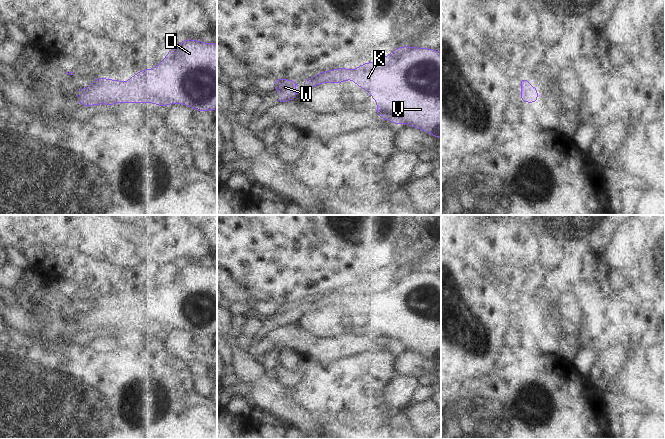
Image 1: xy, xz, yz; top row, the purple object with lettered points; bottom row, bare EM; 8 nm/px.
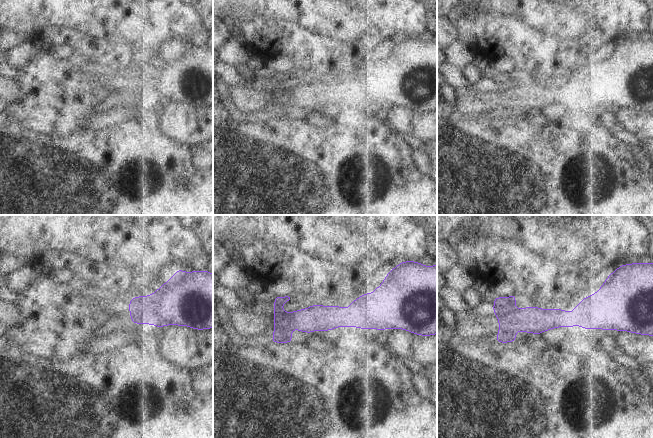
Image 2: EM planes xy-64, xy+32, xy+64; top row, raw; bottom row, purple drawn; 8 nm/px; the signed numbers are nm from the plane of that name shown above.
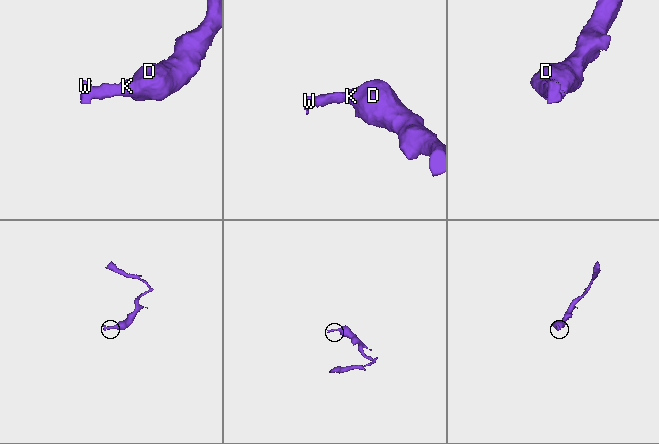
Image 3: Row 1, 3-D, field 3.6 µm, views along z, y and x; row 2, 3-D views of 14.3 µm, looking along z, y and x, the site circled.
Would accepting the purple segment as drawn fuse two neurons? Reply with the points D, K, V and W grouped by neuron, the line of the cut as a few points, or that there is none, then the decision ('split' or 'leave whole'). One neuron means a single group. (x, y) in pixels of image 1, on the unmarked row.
D K V W | no cut | leave whole

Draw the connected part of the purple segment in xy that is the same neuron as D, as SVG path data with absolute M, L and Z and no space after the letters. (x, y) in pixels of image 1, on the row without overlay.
M185 263L175 268L168 278L151 293L143 293L127 306L108 302L94 302L91 309L77 315L82 330L116 327L151 327L161 331L181 328L195 335L217 333L217 268Z

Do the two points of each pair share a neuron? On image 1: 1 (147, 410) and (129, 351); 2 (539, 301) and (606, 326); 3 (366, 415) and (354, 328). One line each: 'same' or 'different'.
1: same
2: same
3: same

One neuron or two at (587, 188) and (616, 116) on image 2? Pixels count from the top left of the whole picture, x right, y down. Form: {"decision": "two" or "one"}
{"decision": "two"}

